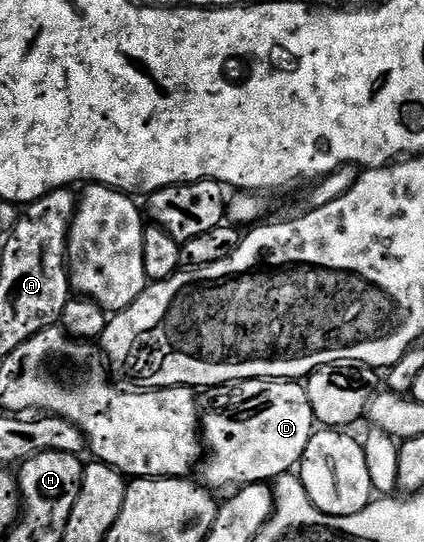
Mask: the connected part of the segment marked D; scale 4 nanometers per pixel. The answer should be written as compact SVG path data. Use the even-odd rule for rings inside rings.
M249 379L223 394L227 393L201 415L201 435L206 450L211 450L206 486L266 484L298 468L317 430L306 386L286 379Z

